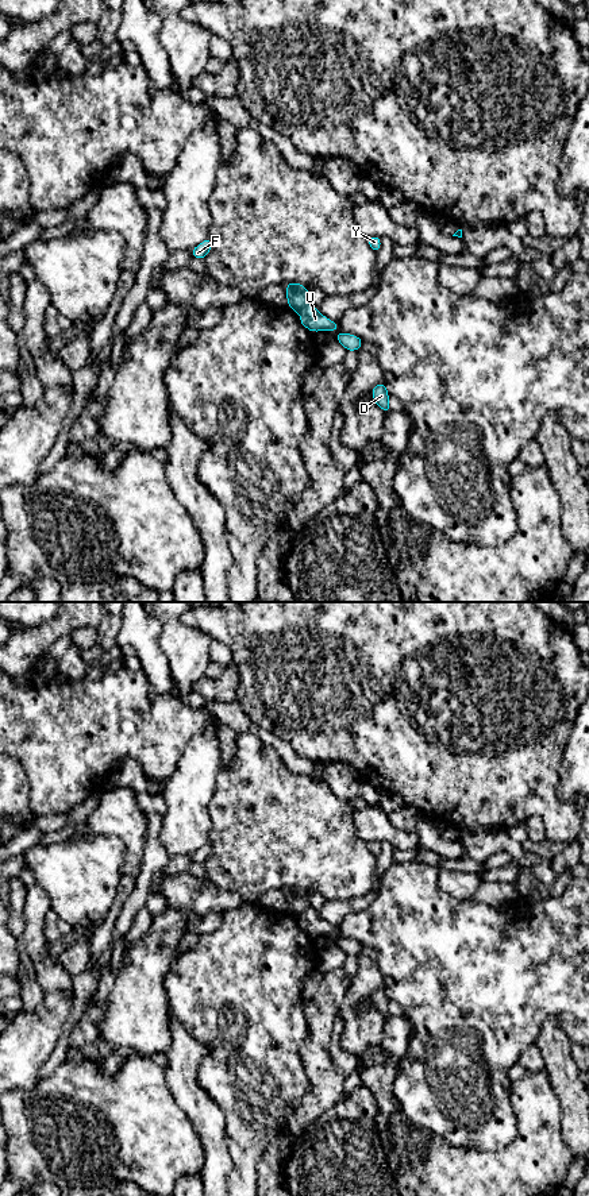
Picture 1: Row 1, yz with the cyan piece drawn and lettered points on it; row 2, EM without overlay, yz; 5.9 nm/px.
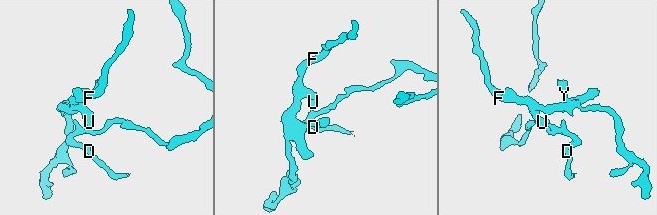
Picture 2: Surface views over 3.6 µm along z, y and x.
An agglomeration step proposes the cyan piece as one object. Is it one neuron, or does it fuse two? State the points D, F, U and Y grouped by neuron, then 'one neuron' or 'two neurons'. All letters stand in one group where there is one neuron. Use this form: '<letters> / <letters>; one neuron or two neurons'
D U / F Y; two neurons

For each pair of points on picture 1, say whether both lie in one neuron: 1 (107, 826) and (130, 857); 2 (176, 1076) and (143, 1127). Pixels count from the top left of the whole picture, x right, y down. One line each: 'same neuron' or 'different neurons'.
1: same neuron
2: different neurons

